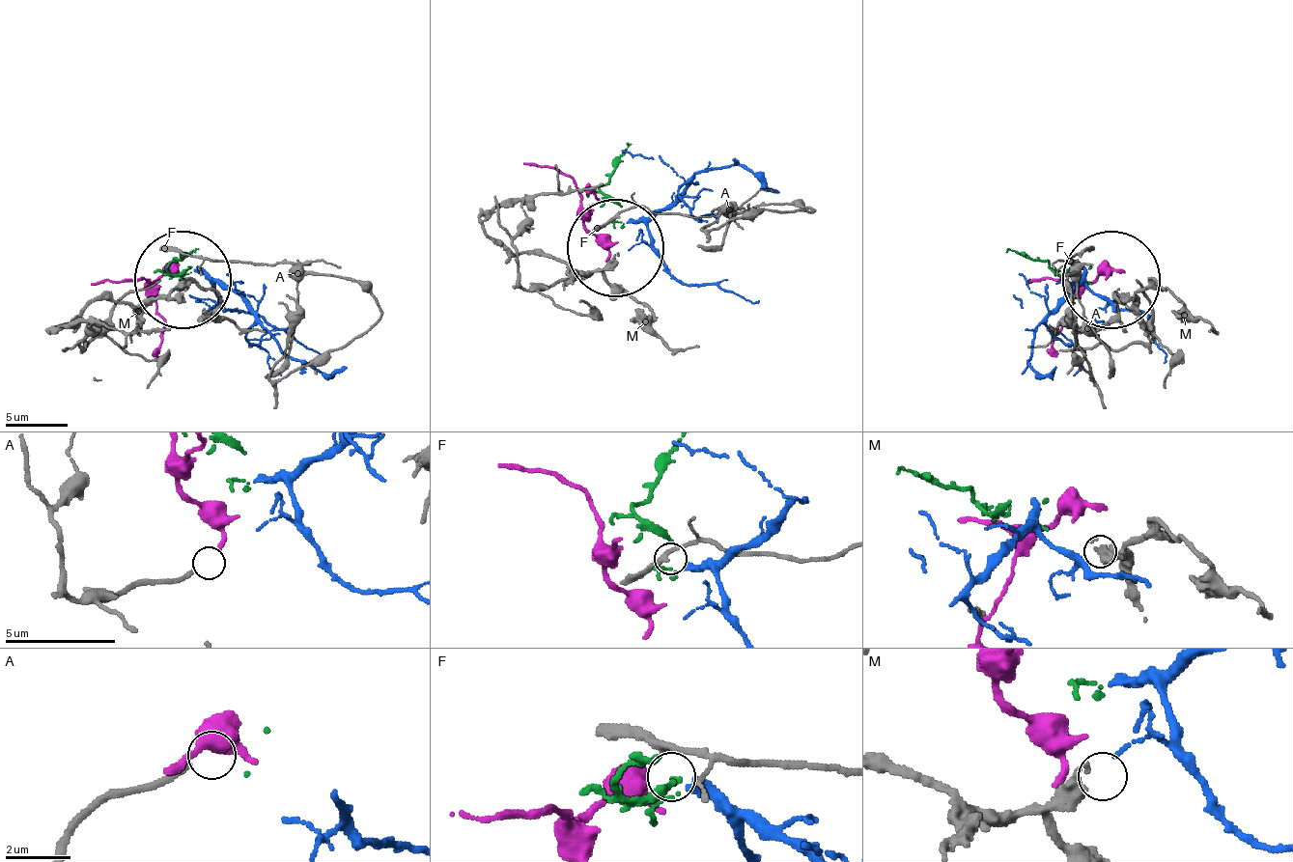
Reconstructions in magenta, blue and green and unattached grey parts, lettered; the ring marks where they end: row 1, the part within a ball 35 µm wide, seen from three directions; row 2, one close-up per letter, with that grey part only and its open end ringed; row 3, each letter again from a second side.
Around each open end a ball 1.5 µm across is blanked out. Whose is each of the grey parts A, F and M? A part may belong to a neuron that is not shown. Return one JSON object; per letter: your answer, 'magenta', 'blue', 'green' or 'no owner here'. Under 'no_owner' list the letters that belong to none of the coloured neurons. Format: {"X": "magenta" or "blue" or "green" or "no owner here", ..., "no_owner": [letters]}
{"A": "magenta", "F": "blue", "M": "no owner here", "no_owner": ["M"]}

